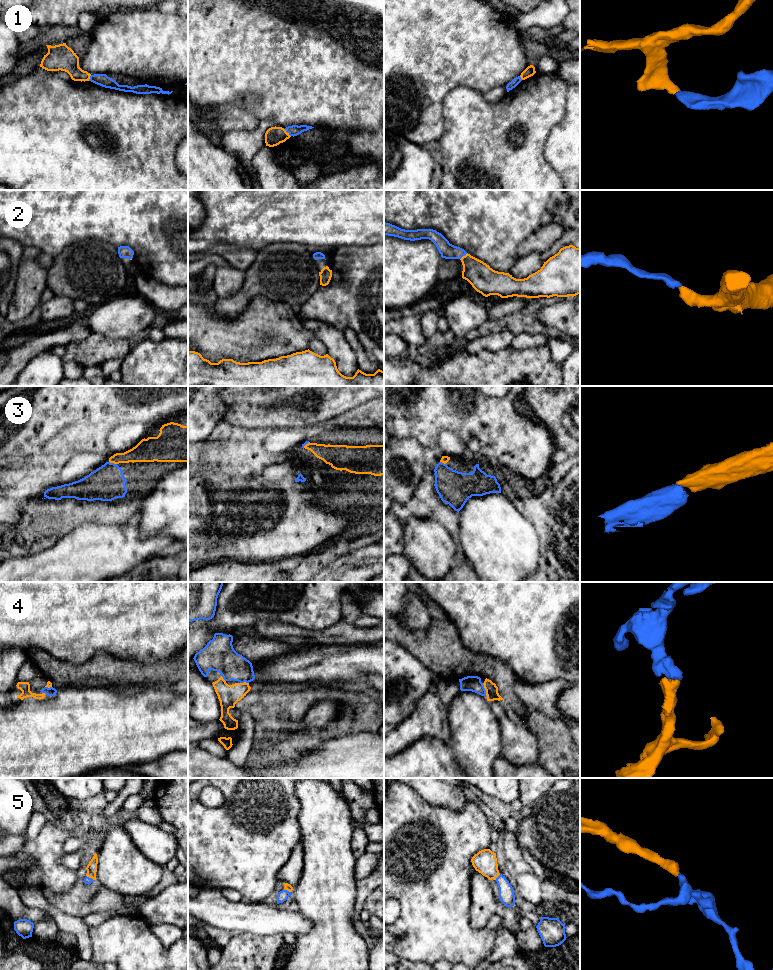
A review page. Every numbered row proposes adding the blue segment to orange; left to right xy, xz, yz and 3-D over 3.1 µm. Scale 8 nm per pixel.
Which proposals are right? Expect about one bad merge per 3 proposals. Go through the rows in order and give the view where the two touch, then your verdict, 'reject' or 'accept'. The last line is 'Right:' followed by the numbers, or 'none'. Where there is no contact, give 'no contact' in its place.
1: meets orange in xz; reject
2: meets orange in yz; accept
3: meets orange in xy; accept
4: meets orange in yz; accept
5: meets orange in yz; accept
Right: 2, 3, 4, 5

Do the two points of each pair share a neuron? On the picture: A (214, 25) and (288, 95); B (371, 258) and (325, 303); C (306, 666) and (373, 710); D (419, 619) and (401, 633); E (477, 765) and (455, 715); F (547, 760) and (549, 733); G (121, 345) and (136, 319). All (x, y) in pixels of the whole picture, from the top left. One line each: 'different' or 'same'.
A: same
B: same
C: different
D: different
E: same
F: same
G: different

